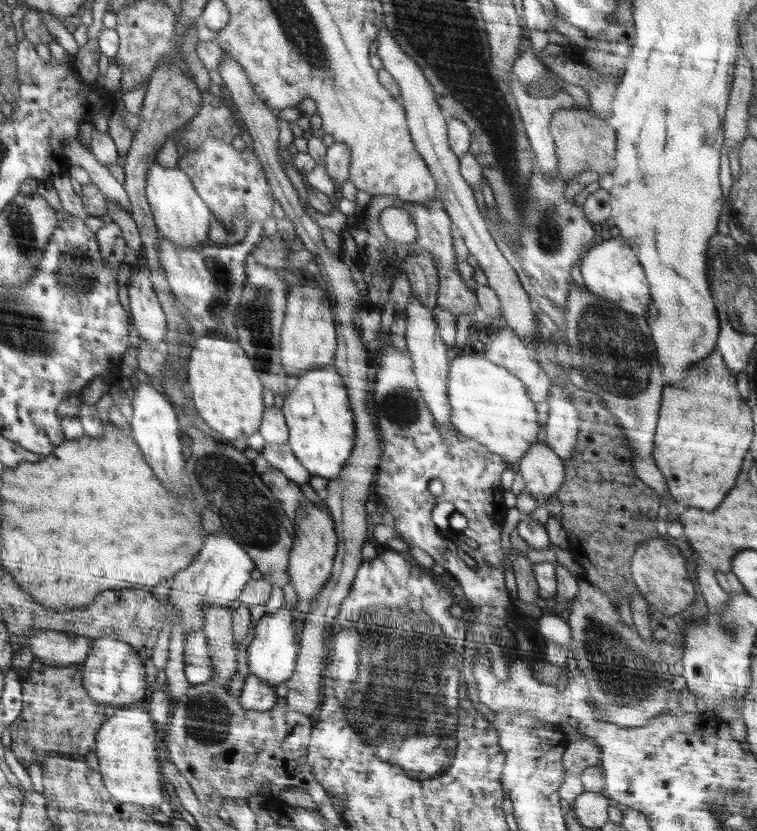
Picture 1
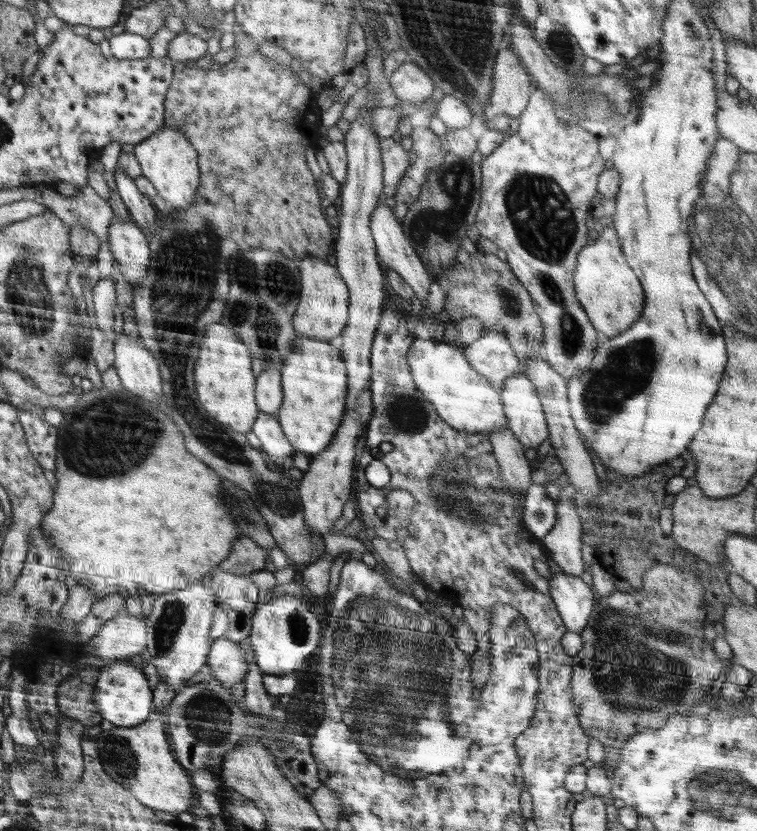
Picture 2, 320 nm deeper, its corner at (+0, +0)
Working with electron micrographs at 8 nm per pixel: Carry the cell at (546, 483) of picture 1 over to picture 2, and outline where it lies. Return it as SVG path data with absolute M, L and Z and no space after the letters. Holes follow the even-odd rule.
M524 372L506 378L499 392L510 430L524 448L537 450L549 436L542 403Z

